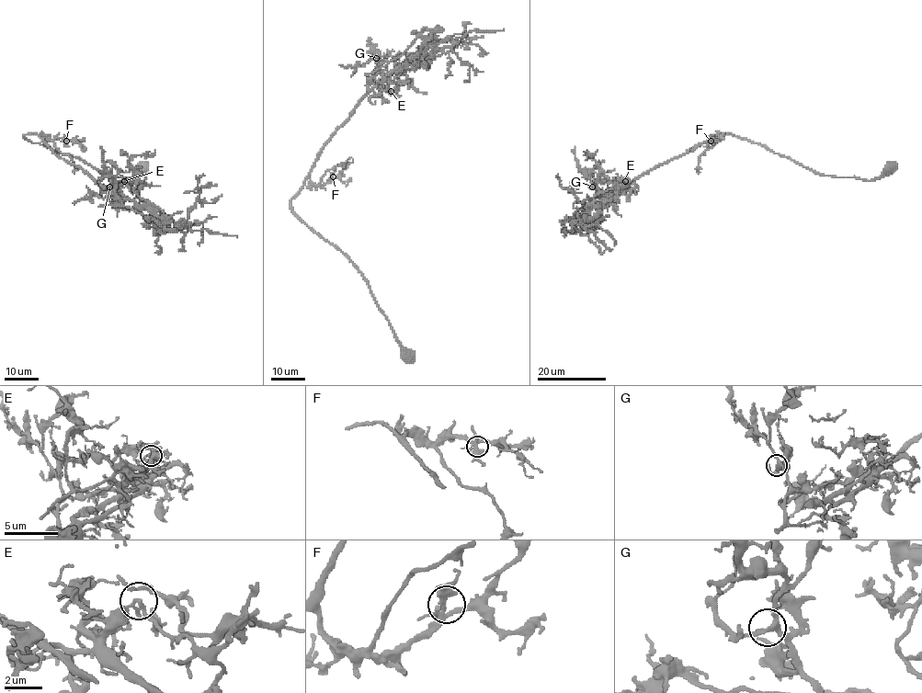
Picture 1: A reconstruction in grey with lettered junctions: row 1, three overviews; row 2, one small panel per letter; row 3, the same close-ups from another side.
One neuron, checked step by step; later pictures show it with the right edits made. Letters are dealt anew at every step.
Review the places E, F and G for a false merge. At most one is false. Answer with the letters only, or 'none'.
E

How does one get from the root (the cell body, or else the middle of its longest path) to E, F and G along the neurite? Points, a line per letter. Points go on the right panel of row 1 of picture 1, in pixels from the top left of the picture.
E: (890, 168), (870, 180), (825, 176), (759, 143), (721, 133), (659, 164), (600, 200), (614, 198), (625, 181)
F: (890, 168), (870, 180), (836, 177), (730, 134), (715, 134), (711, 137), (719, 139), (711, 141)
G: (890, 168), (870, 180), (825, 176), (721, 133), (600, 200), (609, 200), (629, 188), (598, 194), (592, 187)

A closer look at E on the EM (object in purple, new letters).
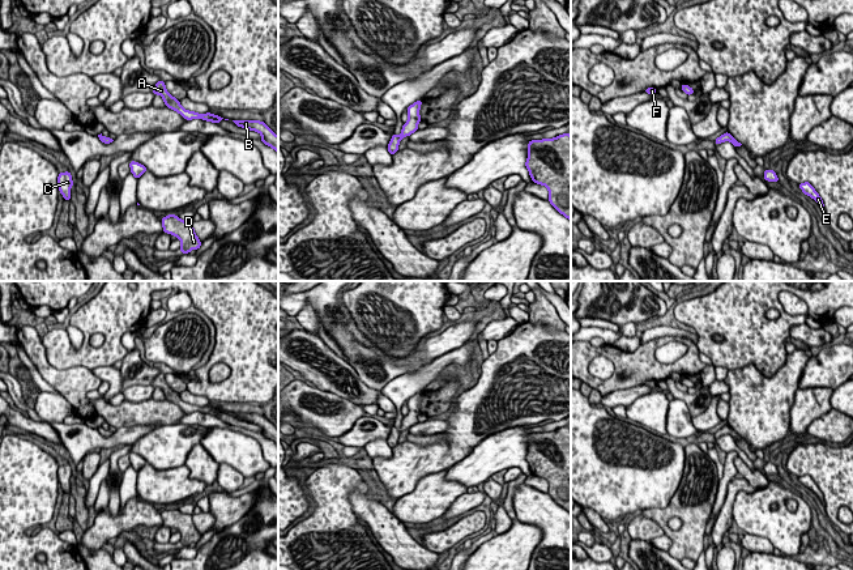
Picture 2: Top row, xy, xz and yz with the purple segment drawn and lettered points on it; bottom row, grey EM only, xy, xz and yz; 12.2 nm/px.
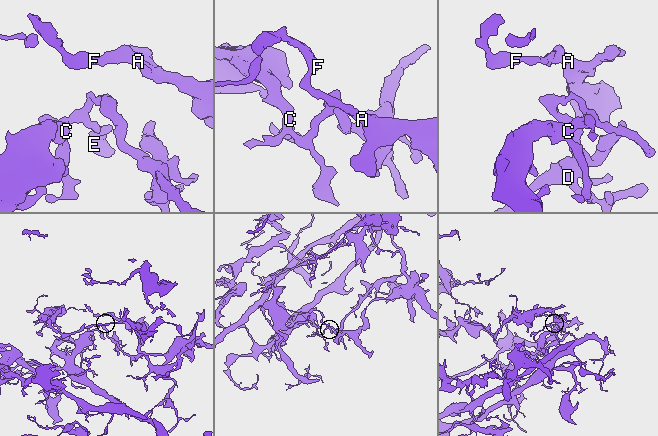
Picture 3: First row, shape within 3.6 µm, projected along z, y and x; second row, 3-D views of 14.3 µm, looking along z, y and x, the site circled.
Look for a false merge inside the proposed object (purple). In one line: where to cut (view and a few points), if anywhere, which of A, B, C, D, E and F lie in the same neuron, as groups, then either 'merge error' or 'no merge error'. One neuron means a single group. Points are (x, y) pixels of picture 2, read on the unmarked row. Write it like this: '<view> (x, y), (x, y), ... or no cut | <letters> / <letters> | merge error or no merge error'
xz (392, 429), (400, 432) | A B D F / C E | merge error

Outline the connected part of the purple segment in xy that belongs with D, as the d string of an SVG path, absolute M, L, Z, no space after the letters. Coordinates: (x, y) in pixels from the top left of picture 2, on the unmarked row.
M169 507L161 512L163 526L175 528L180 532L182 546L189 546L191 543L199 543L201 533L197 531L192 515L183 514L175 507Z

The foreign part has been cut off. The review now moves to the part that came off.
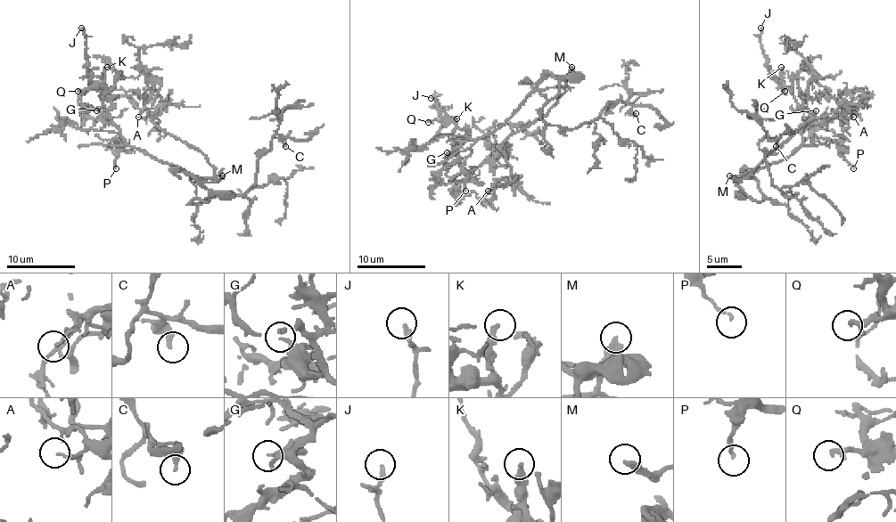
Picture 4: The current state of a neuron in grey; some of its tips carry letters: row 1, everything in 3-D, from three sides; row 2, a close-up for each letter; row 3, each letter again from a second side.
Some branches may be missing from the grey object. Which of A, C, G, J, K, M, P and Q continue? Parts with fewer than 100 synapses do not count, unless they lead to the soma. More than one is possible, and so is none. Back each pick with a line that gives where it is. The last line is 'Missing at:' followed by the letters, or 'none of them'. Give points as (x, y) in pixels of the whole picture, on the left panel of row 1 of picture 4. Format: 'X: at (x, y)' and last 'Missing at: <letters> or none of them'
M: at (222, 175)
Missing at: M

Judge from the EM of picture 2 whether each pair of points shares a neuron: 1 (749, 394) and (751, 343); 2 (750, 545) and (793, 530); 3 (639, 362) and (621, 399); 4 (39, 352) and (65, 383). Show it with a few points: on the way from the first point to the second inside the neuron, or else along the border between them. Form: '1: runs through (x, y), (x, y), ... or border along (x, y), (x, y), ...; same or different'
1: border along (780, 366), (771, 375), (751, 364), (729, 370); different
2: border along (746, 534), (764, 536), (773, 548); different
3: border along (643, 383), (635, 387), (618, 388), (602, 396); different
4: runs through (41, 361), (56, 378); same

